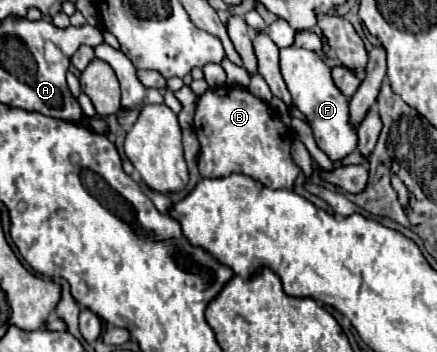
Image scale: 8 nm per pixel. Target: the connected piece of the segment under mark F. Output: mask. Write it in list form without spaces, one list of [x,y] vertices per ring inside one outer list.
[[[286,47],[280,49],[280,71],[288,85],[294,105],[304,113],[308,125],[312,127],[316,145],[332,159],[340,161],[358,149],[358,135],[356,127],[350,125],[350,111],[348,111],[348,97],[334,85],[330,77],[330,67],[320,57],[320,53],[302,49],[302,47]]]

